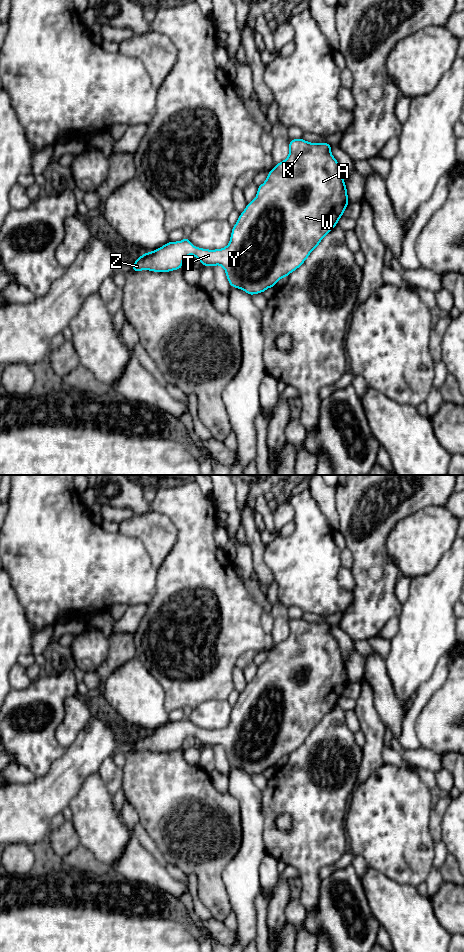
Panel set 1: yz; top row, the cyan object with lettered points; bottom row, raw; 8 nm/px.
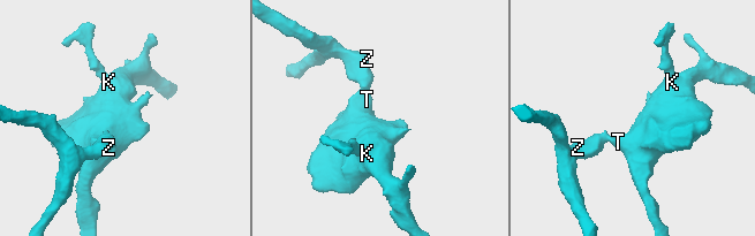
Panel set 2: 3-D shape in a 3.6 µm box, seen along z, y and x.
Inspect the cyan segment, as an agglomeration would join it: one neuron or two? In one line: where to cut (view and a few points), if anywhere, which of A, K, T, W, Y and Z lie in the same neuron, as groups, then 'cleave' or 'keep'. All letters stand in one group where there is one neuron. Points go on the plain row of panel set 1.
cut none; groups A K T W Y Z; keep

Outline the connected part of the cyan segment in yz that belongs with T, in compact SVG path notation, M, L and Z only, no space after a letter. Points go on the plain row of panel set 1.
M302 618L291 619L288 637L268 652L266 661L258 666L256 678L249 682L232 707L229 724L222 729L195 727L186 717L182 721L169 721L158 729L147 732L135 740L131 751L150 750L169 752L182 749L183 740L193 734L203 746L221 745L231 767L239 768L250 776L263 773L283 757L299 748L325 715L337 705L348 686L348 675L341 647L331 633L331 625L325 622L310 623Z

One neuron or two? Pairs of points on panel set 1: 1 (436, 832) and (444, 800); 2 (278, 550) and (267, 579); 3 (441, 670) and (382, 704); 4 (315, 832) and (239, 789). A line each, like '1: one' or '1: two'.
1: one
2: two
3: two
4: two

